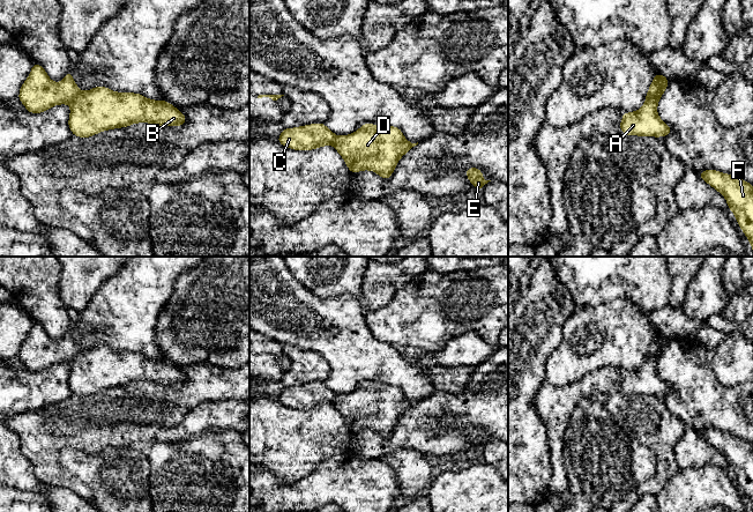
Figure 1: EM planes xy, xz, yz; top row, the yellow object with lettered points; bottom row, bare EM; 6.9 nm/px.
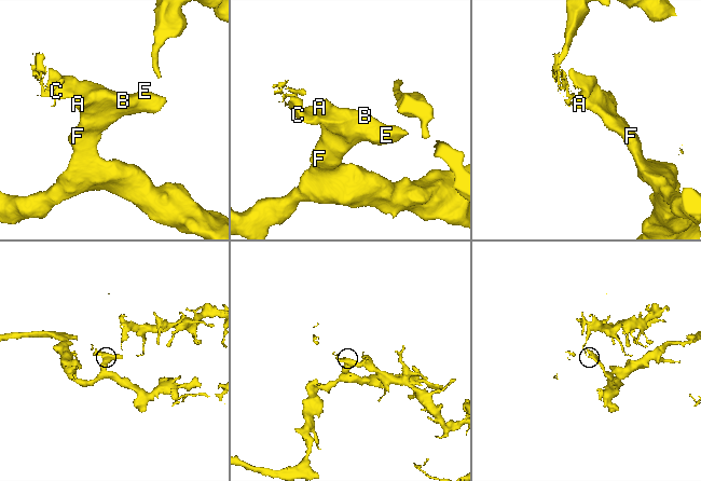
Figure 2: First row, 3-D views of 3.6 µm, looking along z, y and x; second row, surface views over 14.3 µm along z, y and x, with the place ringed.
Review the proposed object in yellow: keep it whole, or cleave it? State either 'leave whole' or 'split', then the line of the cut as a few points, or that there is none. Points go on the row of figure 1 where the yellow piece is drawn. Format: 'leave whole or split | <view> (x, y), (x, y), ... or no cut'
split | yz (666, 82), (646, 101)

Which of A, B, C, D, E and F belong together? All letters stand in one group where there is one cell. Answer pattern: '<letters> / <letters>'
A B D E F / C

